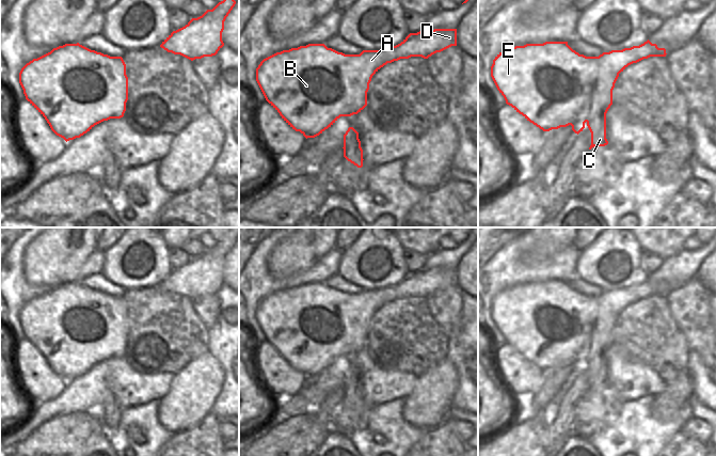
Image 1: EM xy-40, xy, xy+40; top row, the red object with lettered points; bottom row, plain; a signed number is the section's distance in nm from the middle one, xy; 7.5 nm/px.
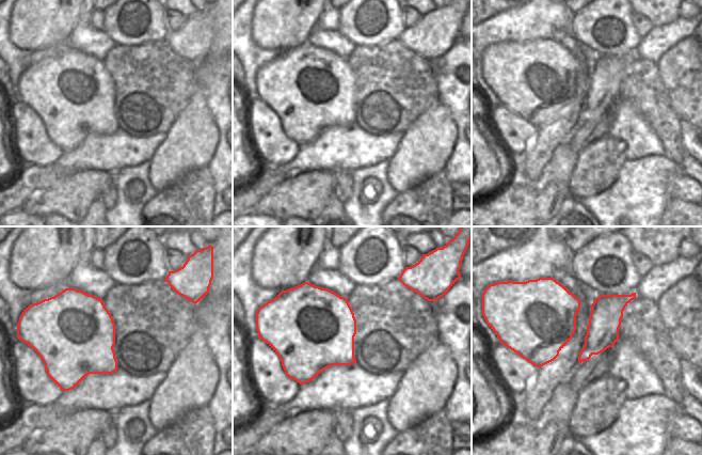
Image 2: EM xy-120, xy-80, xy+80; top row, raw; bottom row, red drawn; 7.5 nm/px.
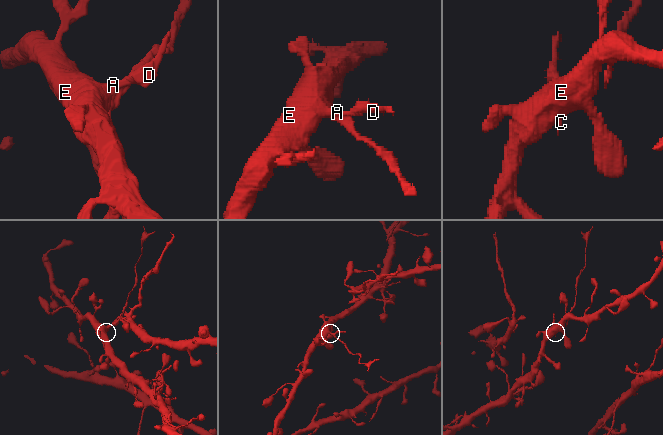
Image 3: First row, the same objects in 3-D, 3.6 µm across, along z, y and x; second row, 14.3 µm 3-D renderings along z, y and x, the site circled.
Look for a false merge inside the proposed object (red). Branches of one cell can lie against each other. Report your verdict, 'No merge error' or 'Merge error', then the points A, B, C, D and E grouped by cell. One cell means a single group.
Merge error. Groups: A B D E / C.

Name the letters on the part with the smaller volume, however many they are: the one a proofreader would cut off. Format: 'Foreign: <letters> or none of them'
Foreign: C

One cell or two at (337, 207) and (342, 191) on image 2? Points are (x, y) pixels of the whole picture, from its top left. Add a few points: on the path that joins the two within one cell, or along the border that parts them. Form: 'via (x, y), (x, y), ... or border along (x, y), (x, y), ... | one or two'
border along (334, 194), (342, 203) | two

